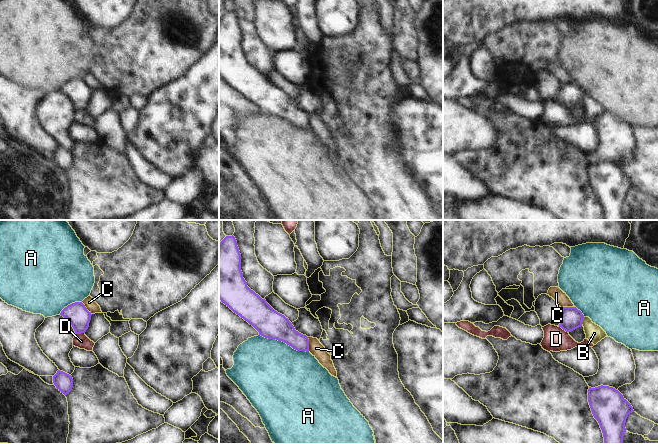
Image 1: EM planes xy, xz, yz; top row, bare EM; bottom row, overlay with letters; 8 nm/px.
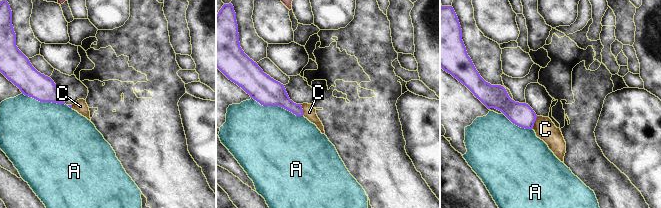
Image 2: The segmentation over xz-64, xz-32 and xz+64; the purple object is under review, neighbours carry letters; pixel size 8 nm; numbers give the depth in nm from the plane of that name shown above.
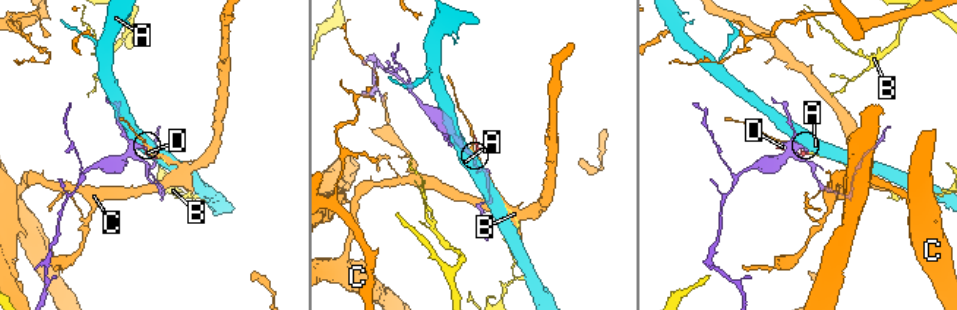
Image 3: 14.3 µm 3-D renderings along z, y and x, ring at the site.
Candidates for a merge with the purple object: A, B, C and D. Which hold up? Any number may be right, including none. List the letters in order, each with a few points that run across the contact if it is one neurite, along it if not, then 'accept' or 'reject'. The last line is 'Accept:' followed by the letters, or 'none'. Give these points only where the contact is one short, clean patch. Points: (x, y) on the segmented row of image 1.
A: reject
B: line yz (584, 317), (581, 324); reject
C: reject
D: line xy (84, 332), (76, 334); reject
Accept: none

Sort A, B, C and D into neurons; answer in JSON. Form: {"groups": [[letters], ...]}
{"groups": [["A"], ["B", "D"], ["C"]]}

